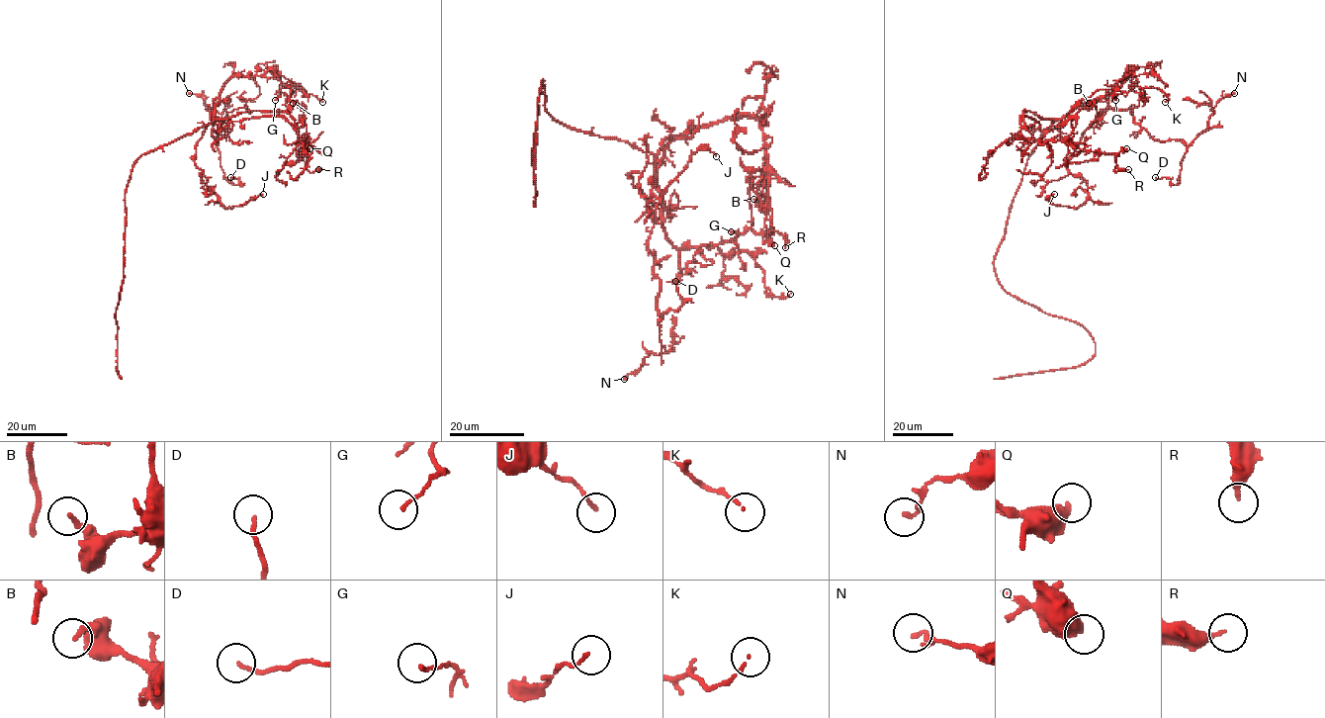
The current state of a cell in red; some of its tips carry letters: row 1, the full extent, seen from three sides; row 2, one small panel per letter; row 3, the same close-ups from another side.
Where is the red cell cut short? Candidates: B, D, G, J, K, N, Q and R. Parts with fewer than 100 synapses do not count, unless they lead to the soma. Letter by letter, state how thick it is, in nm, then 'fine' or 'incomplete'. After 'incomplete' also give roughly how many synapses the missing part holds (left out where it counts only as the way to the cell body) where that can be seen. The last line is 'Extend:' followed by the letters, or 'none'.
B: calibre 240 nm; fine
D: calibre 150 nm; fine
G: calibre 130 nm; fine
J: calibre 130 nm; fine
K: calibre 110 nm; fine
N: calibre 150 nm; fine
Q: calibre 500 nm; fine
R: calibre 240 nm; fine
Extend: none

